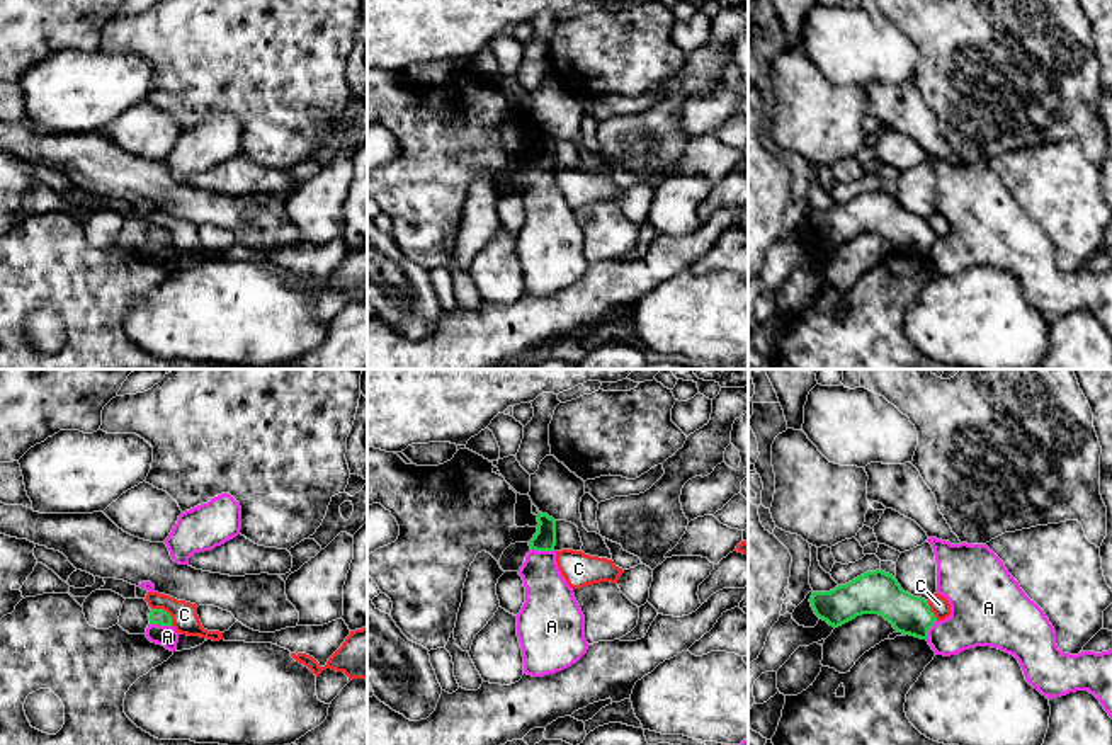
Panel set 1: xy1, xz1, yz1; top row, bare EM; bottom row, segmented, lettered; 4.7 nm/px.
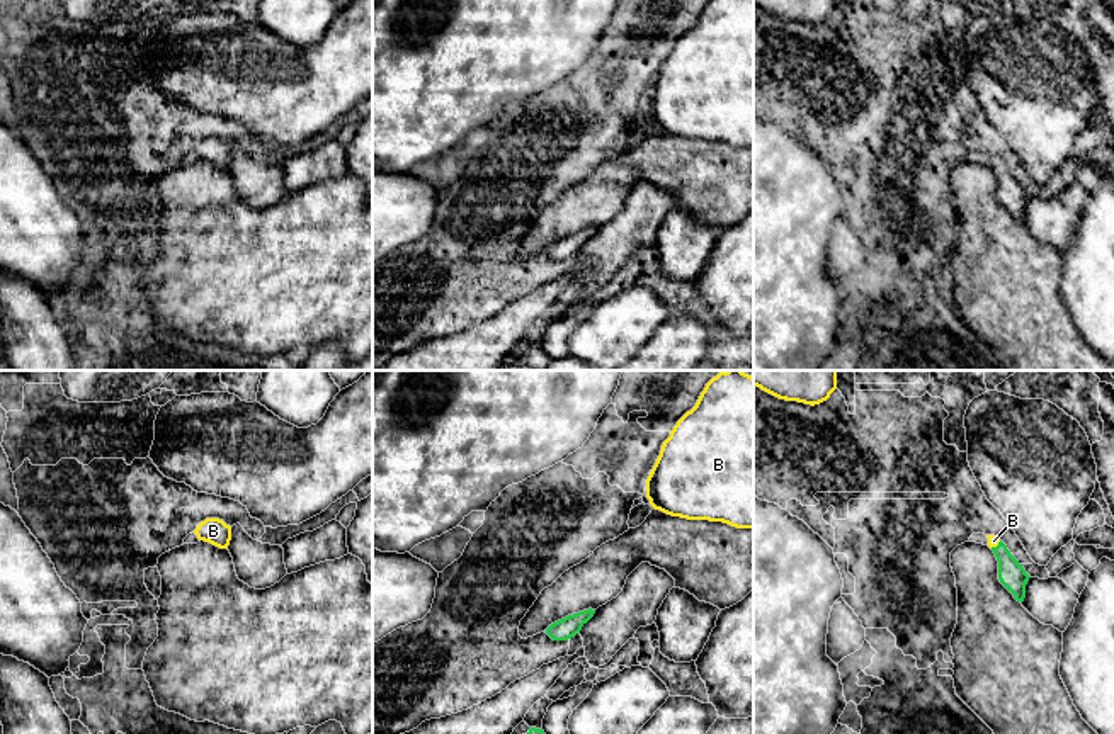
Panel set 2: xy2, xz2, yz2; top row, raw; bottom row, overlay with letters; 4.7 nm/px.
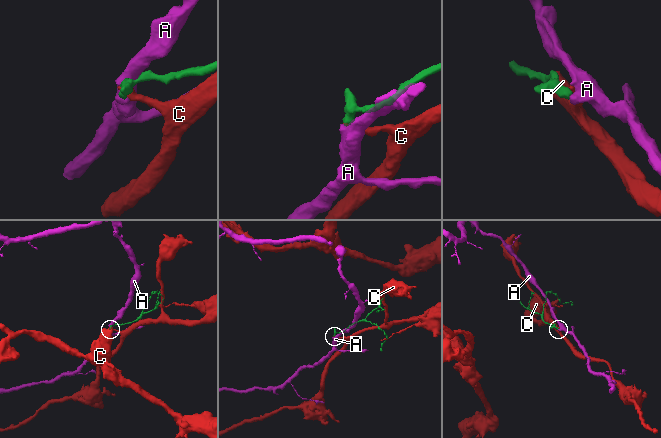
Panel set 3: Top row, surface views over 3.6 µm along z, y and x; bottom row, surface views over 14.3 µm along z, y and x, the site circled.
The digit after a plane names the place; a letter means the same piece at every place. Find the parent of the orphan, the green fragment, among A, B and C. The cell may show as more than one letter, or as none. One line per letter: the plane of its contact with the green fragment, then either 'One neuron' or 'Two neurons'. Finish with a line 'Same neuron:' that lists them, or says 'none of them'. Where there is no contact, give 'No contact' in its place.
A: Touches green in xz1. Two neurons
B: Touches green in yz2. One neuron
C: Touches green in xy1. Two neurons
Same neuron: B

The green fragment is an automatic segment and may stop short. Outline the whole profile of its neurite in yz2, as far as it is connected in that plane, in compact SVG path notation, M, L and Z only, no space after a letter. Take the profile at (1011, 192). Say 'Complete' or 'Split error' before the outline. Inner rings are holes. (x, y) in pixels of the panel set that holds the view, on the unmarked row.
Split error. M995 155L988 156L988 167L993 170L998 180L998 199L1000 202L1014 214L1017 221L1024 221L1026 217L1026 204L1029 200L1029 194L1022 187L1022 184L1010 173L1007 165Z

